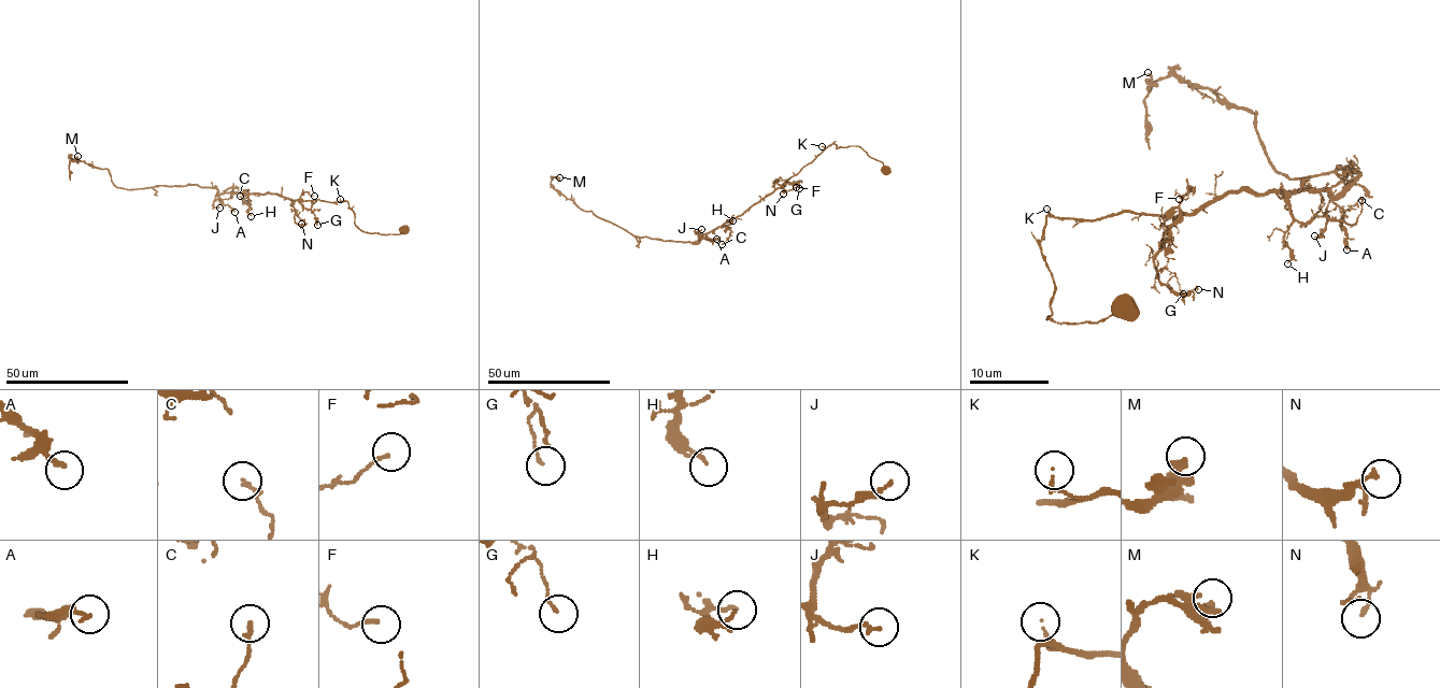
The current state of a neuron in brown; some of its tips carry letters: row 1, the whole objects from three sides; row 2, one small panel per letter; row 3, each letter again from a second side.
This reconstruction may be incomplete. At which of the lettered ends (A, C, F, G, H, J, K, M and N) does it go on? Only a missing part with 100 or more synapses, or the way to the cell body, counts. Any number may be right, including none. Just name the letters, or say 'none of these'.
none of these

